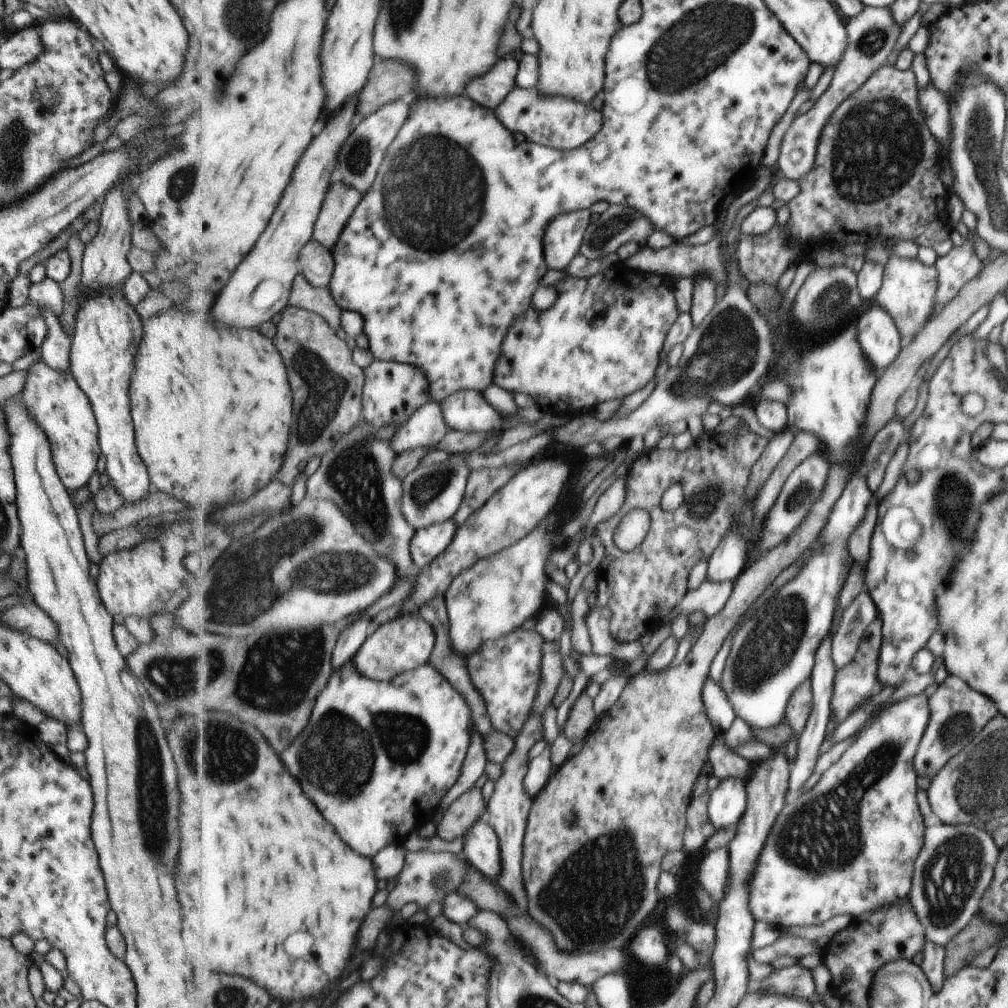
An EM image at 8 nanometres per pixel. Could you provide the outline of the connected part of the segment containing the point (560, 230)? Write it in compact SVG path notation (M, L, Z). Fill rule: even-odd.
M591 210L571 211L549 224L544 234L545 258L548 266L565 270L580 254L587 228L591 224Z

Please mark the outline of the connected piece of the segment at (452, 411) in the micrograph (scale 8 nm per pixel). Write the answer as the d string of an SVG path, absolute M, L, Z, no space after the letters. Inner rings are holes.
M465 389L442 402L444 419L450 430L475 432L502 428L504 417L489 404L483 392Z

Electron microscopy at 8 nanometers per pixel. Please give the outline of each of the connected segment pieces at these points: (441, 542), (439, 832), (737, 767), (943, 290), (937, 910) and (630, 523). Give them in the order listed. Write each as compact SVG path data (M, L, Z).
M452 519L444 523L435 523L431 527L419 529L410 542L410 553L414 564L425 570L432 562L443 555L455 539L459 527Z
M468 788L442 813L435 827L435 835L447 842L462 837L475 823L485 817L487 807L480 788Z
M717 734L715 743L708 752L708 760L714 768L714 774L722 781L725 777L743 777L749 780L754 764L743 759L724 742L723 734Z
M965 241L953 246L945 256L937 256L933 268L936 269L935 311L931 319L959 292L965 283L982 269L980 260L975 256L972 245Z
M933 824L925 827L923 846L913 863L908 903L915 916L923 926L925 940L944 946L952 936L955 936L976 914L979 899L992 879L992 870L999 854L998 846L983 829L966 824Z
M645 509L631 511L615 535L615 543L624 551L636 549L648 535L652 518Z

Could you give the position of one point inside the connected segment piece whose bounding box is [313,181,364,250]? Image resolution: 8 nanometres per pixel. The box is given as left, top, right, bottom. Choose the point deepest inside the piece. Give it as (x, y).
(341, 201)

